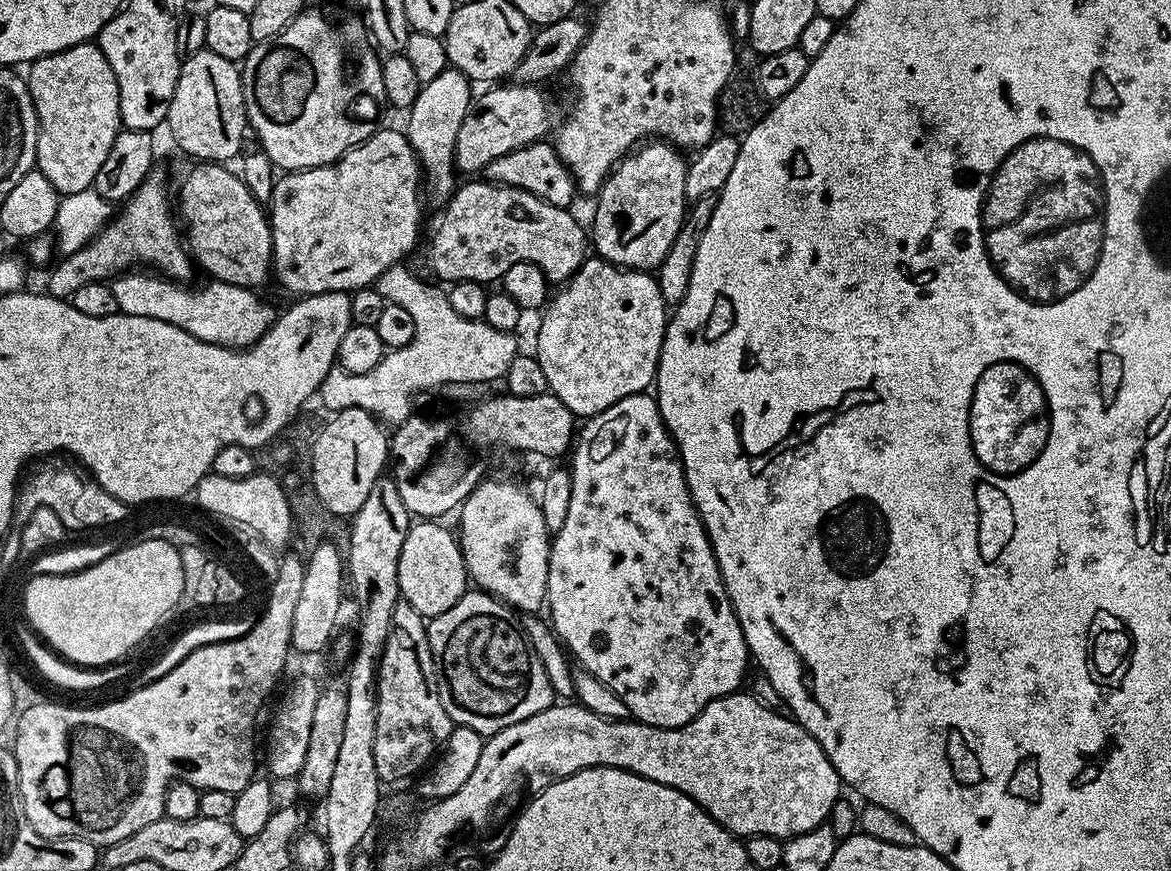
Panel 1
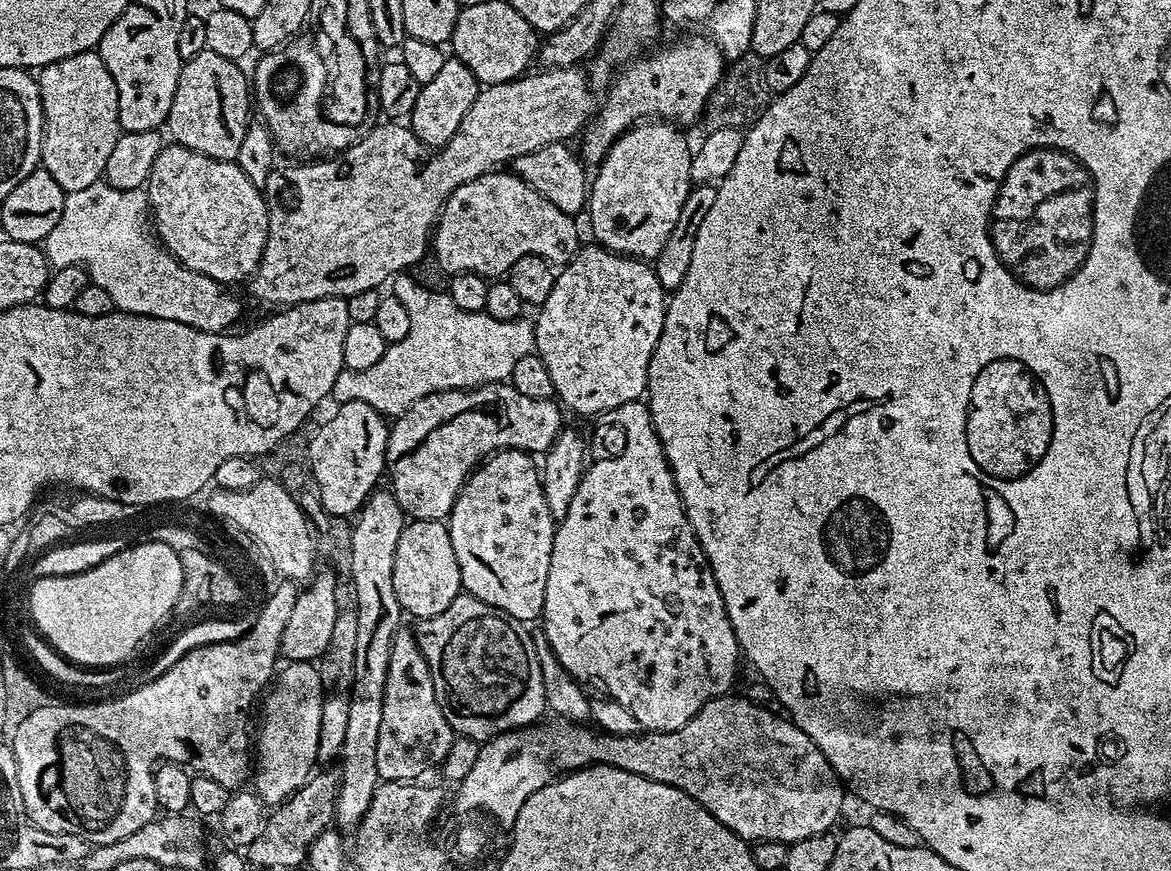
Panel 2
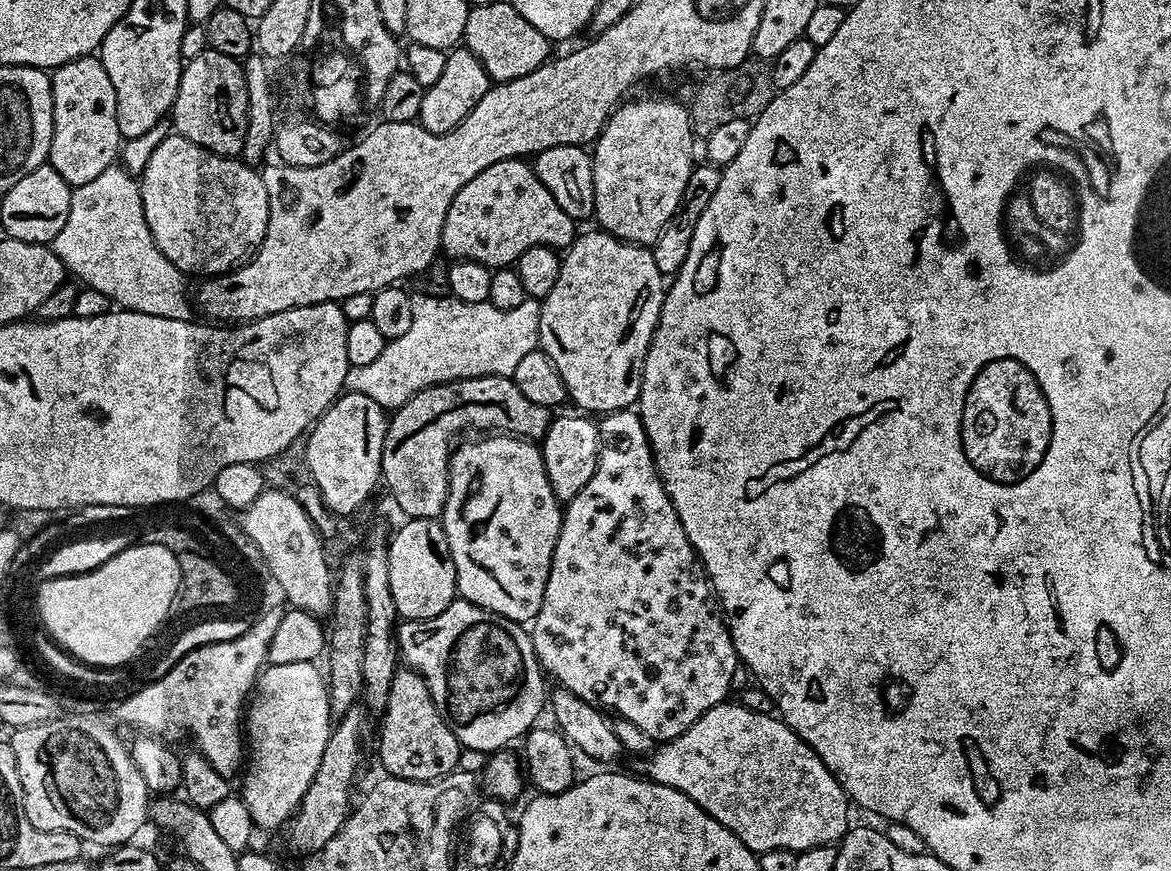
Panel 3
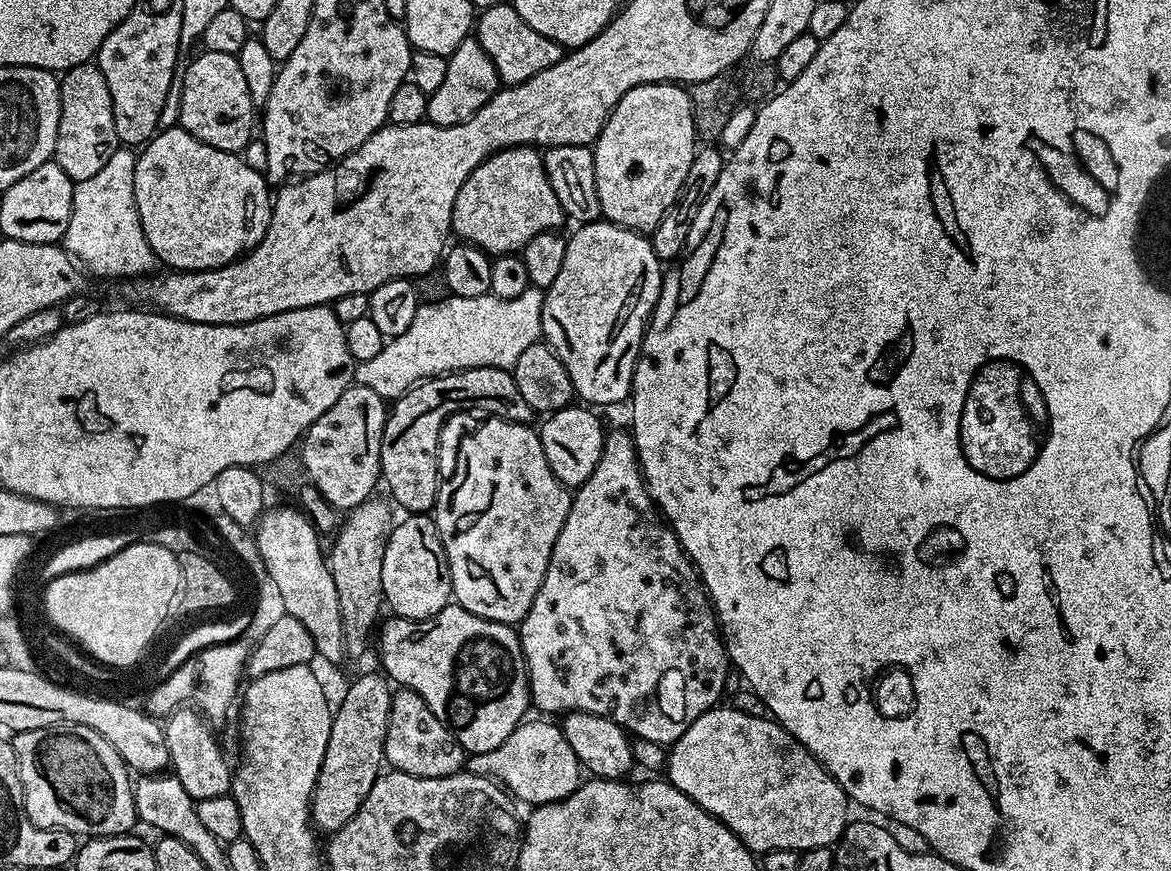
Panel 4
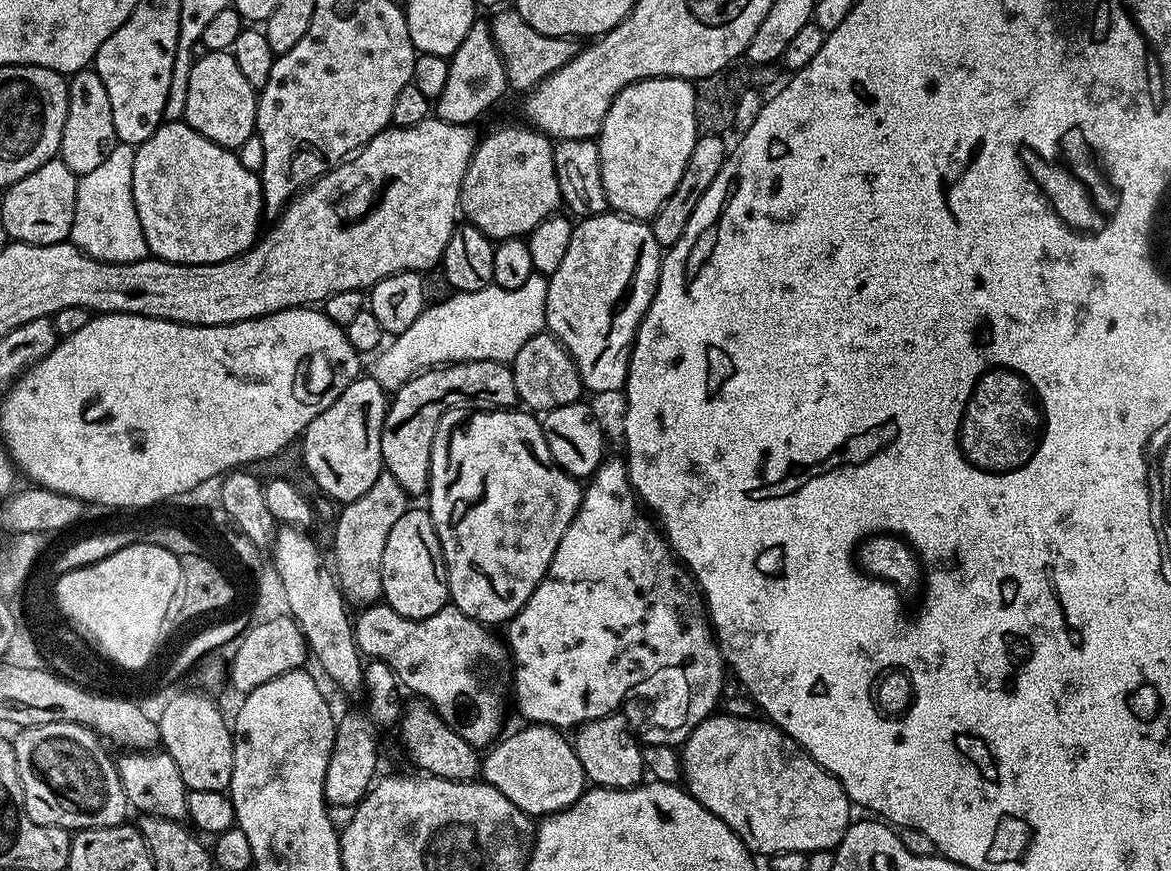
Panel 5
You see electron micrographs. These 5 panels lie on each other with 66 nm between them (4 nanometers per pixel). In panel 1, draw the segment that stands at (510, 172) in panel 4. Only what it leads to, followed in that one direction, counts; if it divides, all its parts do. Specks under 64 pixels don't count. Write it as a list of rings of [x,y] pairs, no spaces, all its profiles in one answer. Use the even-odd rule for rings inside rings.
[[[472,178],[469,184],[461,183],[456,191],[452,193],[451,200],[443,205],[444,217],[440,220],[440,225],[436,228],[436,233],[432,236],[432,268],[447,282],[455,282],[458,280],[473,280],[479,284],[487,285],[488,280],[499,281],[506,274],[506,270],[510,270],[510,266],[514,266],[514,262],[530,262],[534,266],[538,266],[542,270],[542,274],[553,285],[560,286],[567,282],[573,274],[579,270],[586,259],[586,253],[589,251],[590,240],[586,235],[586,228],[579,224],[571,215],[569,209],[559,208],[550,202],[546,202],[542,198],[538,198],[533,192],[527,192],[521,188],[511,188],[508,184],[493,184],[483,178]]]

